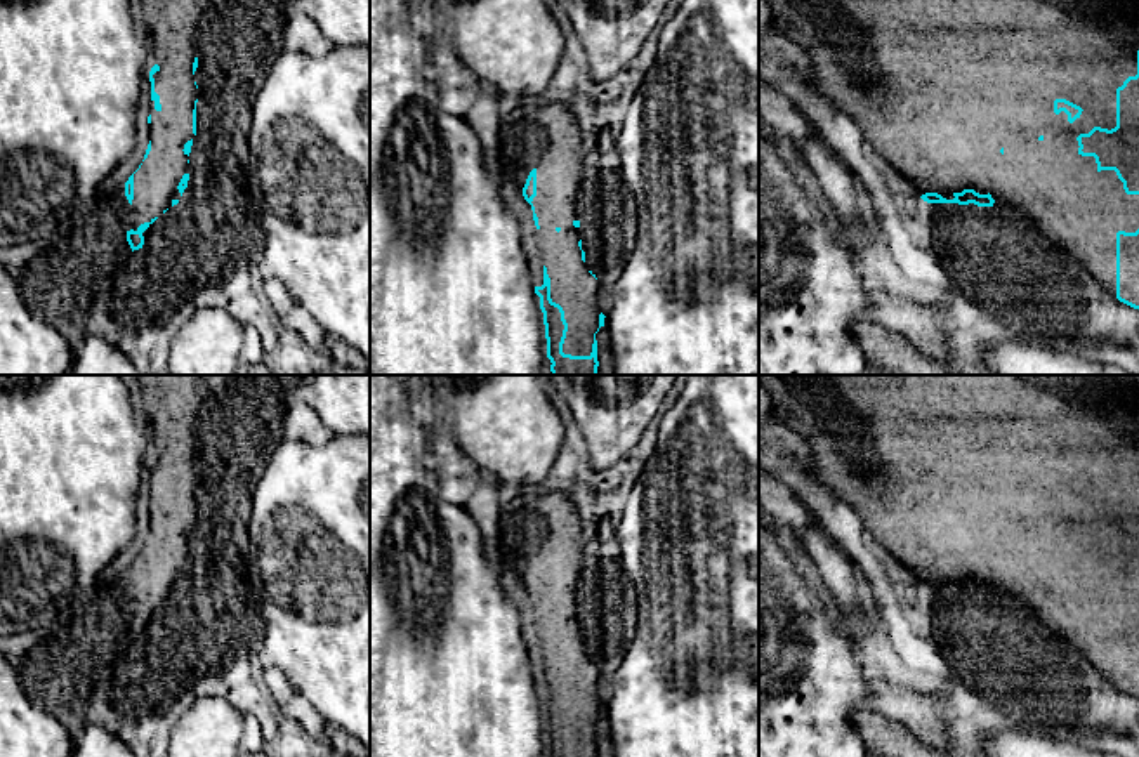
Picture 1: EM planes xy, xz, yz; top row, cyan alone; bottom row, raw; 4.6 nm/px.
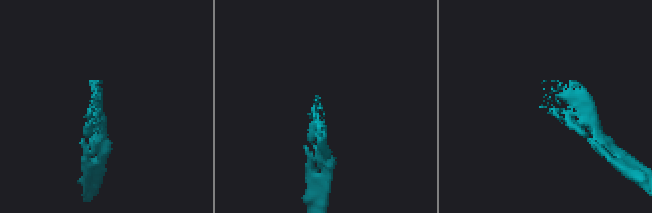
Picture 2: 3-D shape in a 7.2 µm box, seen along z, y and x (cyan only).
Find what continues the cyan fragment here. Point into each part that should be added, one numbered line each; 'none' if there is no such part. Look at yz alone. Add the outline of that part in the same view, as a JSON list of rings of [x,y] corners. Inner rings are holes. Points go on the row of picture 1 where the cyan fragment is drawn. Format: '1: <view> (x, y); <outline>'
1: yz (938, 87); [[[766,0],[774,24],[811,59],[807,83],[837,111],[847,115],[863,132],[865,142],[922,194],[938,193],[953,200],[955,193],[974,189],[991,194],[997,208],[1012,208],[1031,221],[1044,234],[1089,269],[1101,288],[1116,297],[1116,233],[1139,229],[1139,194],[1127,194],[1115,170],[1097,170],[1094,156],[1078,153],[1080,134],[1094,127],[1116,127],[1116,89],[1137,75],[1139,0]],[[1066,99],[1083,111],[1070,123],[1068,115],[1054,113],[1054,101]]]

